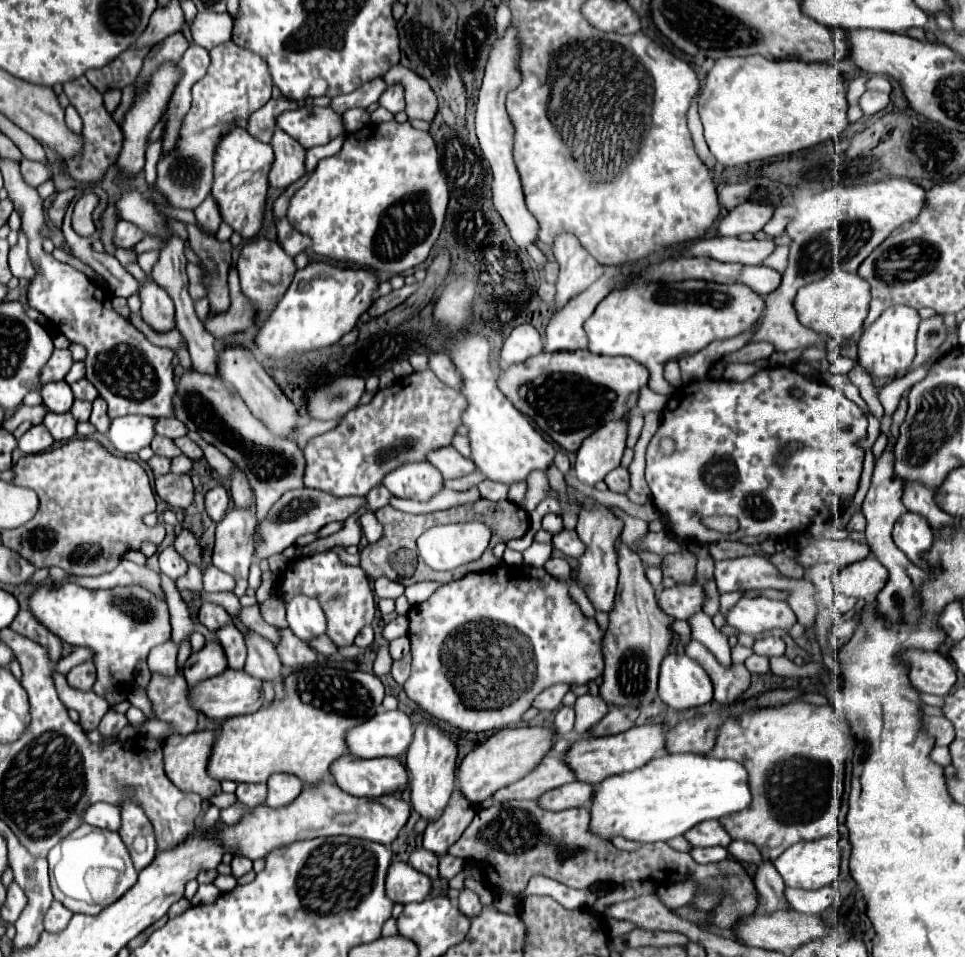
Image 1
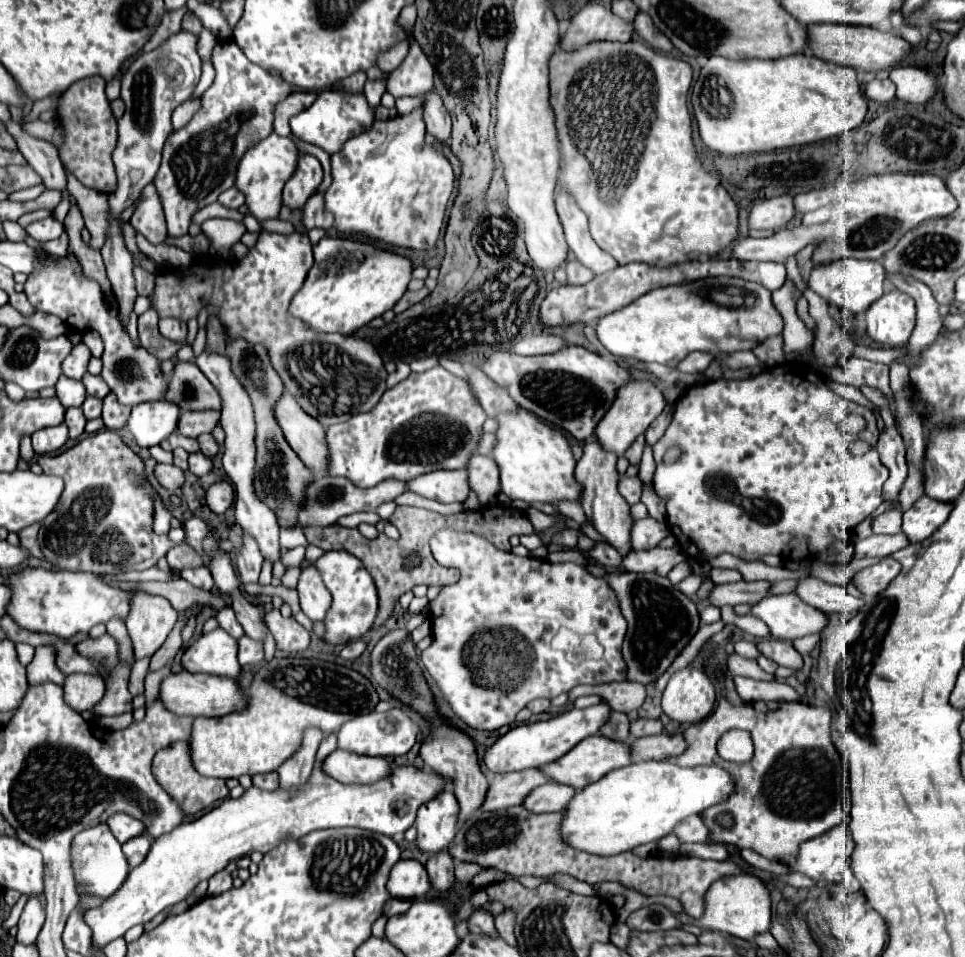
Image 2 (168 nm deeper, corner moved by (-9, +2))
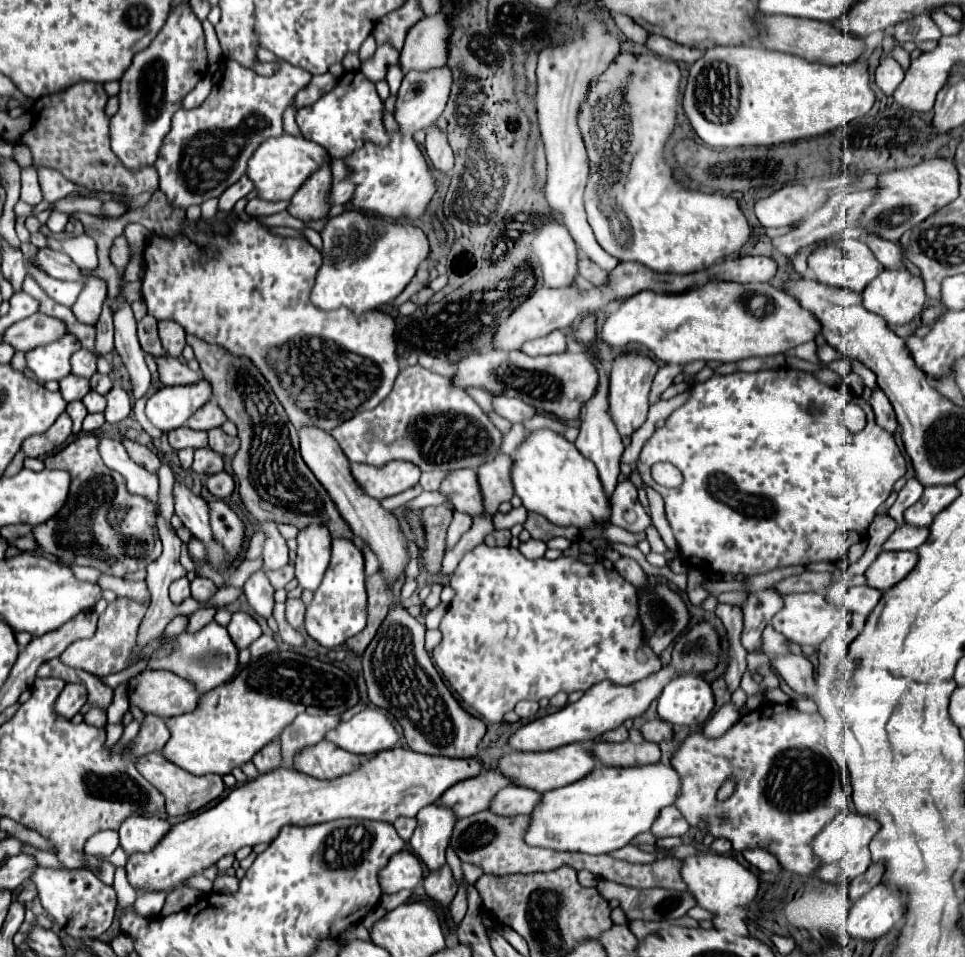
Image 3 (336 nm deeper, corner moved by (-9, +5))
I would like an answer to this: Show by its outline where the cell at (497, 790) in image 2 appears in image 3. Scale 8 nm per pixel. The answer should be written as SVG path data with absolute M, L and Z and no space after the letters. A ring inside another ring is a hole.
M499 769L483 771L477 777L465 779L449 787L449 791L445 791L439 803L453 807L457 817L469 817L473 813L489 809L493 797L507 785L511 785L511 779L505 777Z

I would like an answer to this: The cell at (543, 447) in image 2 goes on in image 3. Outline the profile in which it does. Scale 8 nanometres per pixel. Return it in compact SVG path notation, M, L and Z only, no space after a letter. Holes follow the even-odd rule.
M535 429L527 431L525 439L517 447L513 455L513 467L511 467L511 483L515 487L515 493L521 497L527 511L535 511L545 515L555 525L573 525L573 527L591 527L597 521L609 519L609 503L605 499L605 491L601 487L601 481L597 477L597 467L585 459L573 443L569 443L563 435L551 431L551 429Z

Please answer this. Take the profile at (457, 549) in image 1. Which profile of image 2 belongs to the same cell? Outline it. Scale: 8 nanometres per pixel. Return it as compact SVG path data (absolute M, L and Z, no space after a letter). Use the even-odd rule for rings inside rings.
M439 532L433 540L431 540L431 548L433 548L433 556L437 562L446 567L454 567L460 571L460 578L457 584L453 586L445 586L441 590L441 594L431 602L431 612L429 612L429 620L433 626L433 644L421 652L421 662L425 666L425 670L435 678L437 686L441 688L441 692L445 694L447 702L451 704L453 712L467 722L471 728L477 730L497 730L505 724L513 724L515 716L519 710L523 710L527 706L527 702L535 700L535 698L555 698L563 692L569 692L573 686L579 684L609 684L609 682L625 682L627 680L627 672L625 672L625 660L621 656L621 644L627 632L627 620L621 614L617 596L613 592L613 588L603 580L603 578L595 578L587 568L573 564L573 562L559 562L559 564L551 564L547 560L539 560L533 556L515 556L509 552L503 552L499 548L495 548L491 542L487 542L485 538L471 534L471 532Z

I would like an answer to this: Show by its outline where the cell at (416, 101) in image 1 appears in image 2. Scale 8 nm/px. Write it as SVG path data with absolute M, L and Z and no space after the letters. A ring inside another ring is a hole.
M435 92L425 94L425 124L427 134L431 134L439 144L447 144L451 138L451 118L445 106L441 104L441 98Z

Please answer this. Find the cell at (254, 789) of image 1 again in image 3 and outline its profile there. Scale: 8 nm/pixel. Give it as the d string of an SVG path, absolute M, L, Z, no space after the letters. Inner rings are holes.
M279 741L271 743L265 747L265 751L261 749L259 755L253 759L255 767L259 773L267 773L271 769L277 769L281 767L281 747L279 747Z

